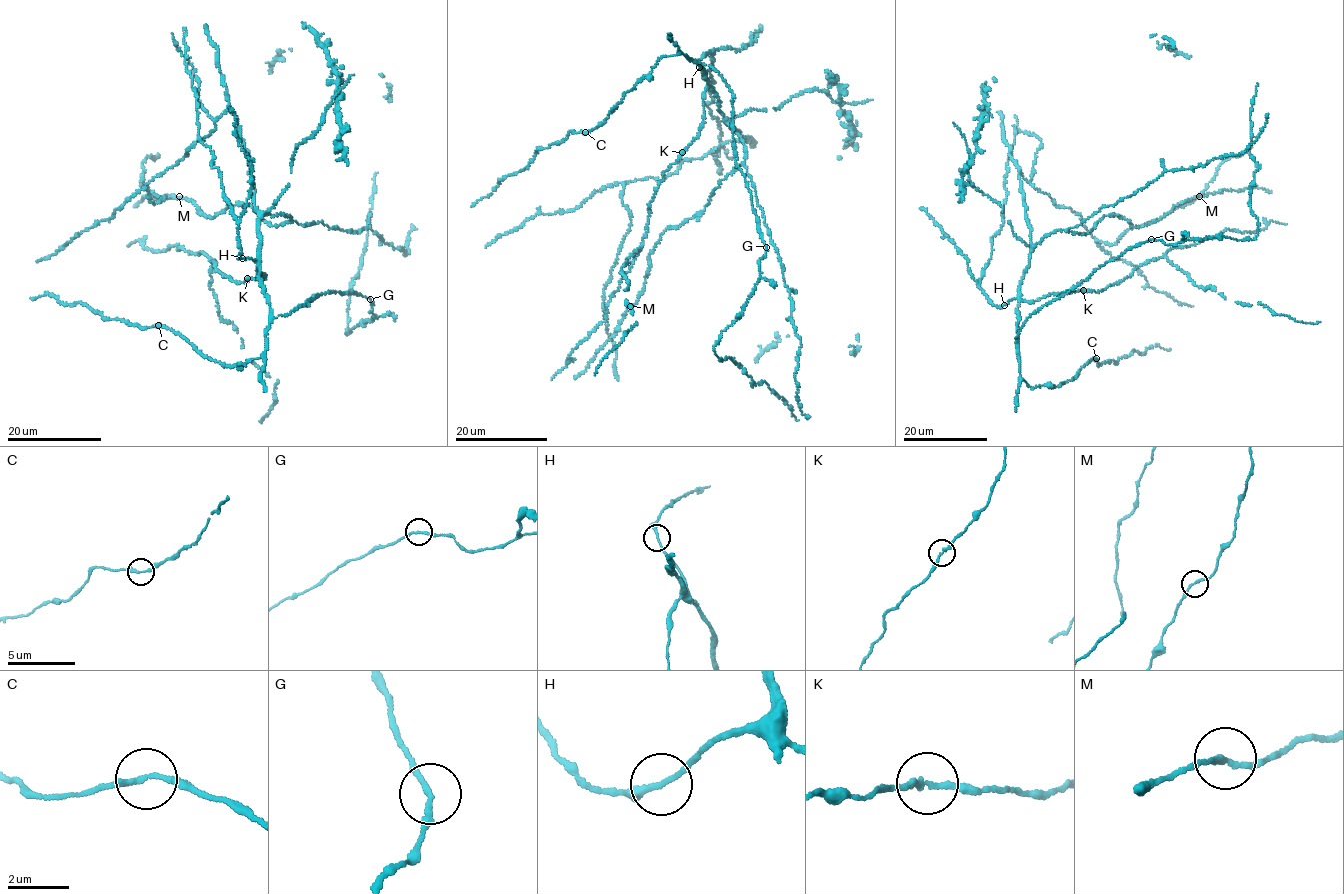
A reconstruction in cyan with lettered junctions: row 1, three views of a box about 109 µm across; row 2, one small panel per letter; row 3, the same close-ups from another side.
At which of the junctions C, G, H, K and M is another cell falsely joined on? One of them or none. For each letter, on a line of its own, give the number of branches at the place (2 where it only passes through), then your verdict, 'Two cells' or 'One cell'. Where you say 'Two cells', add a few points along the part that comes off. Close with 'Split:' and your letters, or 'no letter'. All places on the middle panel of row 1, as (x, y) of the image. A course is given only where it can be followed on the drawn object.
C: Branches: 2. One cell
G: Branches: 2. One cell
H: Branches: 2. One cell
K: Branches: 2. One cell
M: Branches: 2. One cell
Split: no letter

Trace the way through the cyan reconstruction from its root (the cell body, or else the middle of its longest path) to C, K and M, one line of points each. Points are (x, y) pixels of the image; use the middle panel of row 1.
C: (706, 81), (702, 68), (685, 54), (662, 57), (648, 75), (625, 93), (603, 122), (585, 132)
K: (706, 81), (703, 124), (682, 152)
M: (706, 81), (744, 143), (745, 162), (721, 179), (702, 212), (661, 234), (649, 254), (642, 291), (630, 306)

